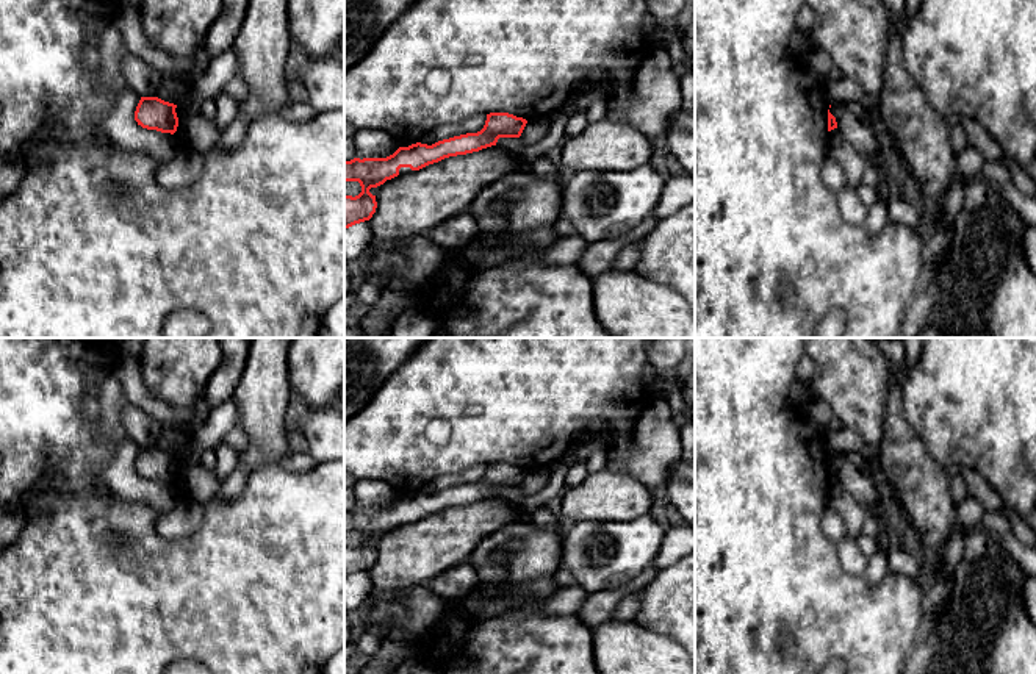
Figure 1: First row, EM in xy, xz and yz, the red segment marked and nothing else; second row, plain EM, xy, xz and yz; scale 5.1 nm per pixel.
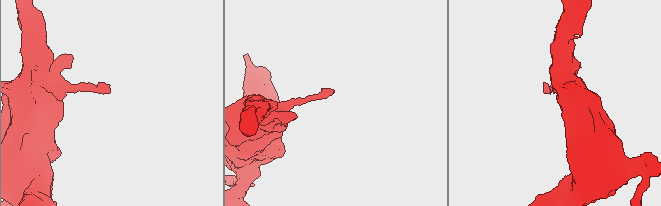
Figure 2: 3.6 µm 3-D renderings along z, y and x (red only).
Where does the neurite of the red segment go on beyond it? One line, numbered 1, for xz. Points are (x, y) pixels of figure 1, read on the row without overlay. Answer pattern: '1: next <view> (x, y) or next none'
1: next none

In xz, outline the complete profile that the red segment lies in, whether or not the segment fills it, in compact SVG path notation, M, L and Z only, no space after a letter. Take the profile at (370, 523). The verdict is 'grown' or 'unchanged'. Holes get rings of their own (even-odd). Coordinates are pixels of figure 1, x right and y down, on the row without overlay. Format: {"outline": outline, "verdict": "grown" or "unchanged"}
{"outline": "M490 463L484 479L477 483L454 486L432 496L416 493L408 497L399 497L387 508L354 508L344 511L344 533L358 532L362 536L358 546L344 546L344 579L372 568L377 552L369 540L397 527L401 518L419 521L449 507L496 496L499 488L520 488L526 474L526 469L509 463Z", "verdict": "unchanged"}

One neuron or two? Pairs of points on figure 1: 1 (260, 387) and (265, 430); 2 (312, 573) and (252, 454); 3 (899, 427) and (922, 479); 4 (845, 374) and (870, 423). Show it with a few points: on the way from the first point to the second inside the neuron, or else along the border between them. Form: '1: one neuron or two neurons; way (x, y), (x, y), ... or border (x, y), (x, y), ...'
1: one neuron; way (262, 397), (263, 419)
2: two neurons; border (277, 463), (258, 465), (249, 474)
3: one neuron; way (899, 440), (903, 460), (910, 466)
4: one neuron; way (855, 387), (864, 410)

